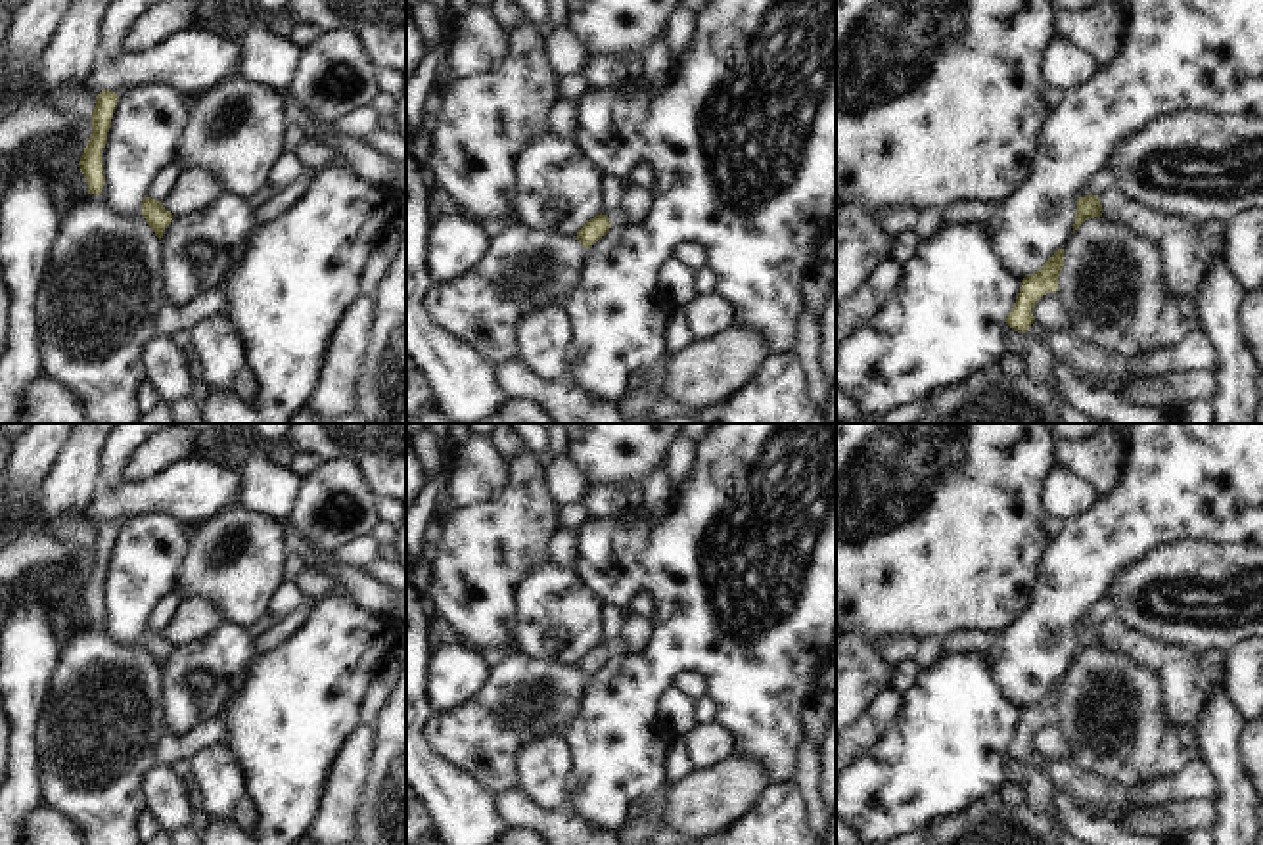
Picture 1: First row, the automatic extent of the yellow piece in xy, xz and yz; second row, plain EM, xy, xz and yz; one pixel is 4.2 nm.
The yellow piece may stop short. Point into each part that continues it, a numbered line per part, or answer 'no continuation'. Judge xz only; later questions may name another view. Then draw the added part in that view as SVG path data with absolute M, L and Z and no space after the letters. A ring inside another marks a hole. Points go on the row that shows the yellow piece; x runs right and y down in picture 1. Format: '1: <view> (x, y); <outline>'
no continuation

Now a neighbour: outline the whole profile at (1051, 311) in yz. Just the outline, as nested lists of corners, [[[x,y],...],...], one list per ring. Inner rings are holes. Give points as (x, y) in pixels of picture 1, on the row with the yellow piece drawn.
[[[1046,293],[1037,301],[1033,318],[1054,331],[1071,331],[1075,324],[1071,310],[1056,293]]]

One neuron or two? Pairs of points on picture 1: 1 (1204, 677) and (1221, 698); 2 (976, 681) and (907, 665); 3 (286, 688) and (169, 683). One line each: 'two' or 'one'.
1: two
2: two
3: one

